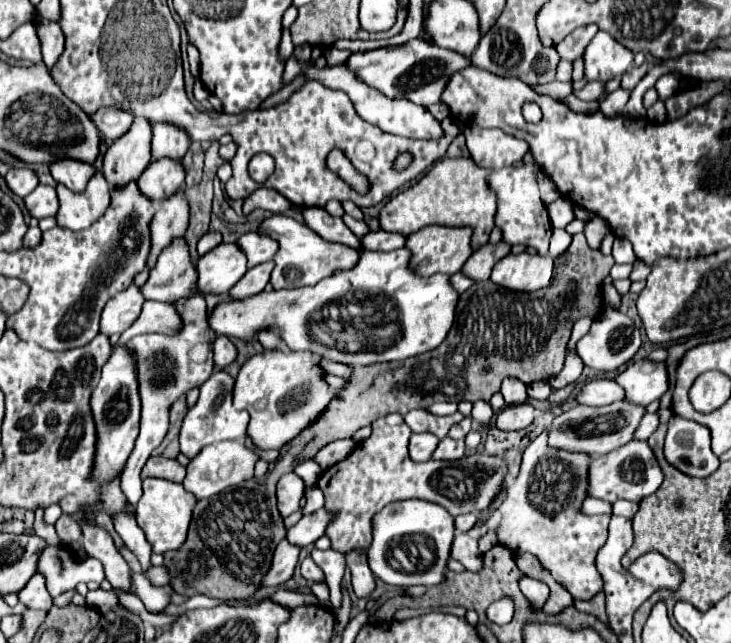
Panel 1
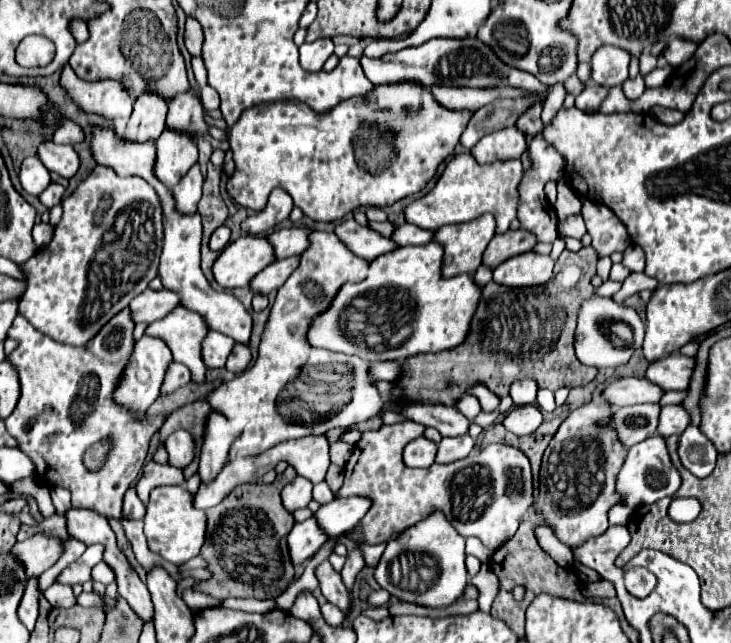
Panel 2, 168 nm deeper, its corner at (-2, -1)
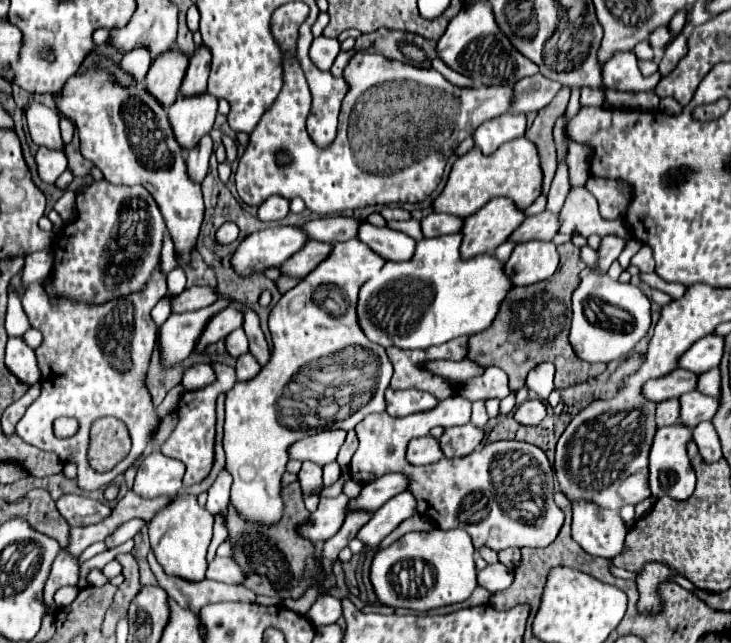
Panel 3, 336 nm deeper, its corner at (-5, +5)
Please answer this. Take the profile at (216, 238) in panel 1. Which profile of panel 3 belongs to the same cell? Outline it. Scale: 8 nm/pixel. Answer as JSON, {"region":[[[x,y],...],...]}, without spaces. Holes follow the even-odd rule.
{"region":[[[224,223],[224,225],[218,229],[216,237],[218,237],[220,243],[232,243],[232,241],[238,237],[238,227],[232,225],[232,223],[230,223],[230,225]]]}

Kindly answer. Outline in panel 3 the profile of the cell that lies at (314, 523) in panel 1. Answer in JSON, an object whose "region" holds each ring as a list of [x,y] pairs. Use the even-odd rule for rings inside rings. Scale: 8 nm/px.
{"region":[[[386,473],[384,477],[378,477],[362,487],[362,495],[350,501],[350,511],[352,509],[376,511],[394,495],[406,491],[408,485],[410,485],[410,479],[404,473]]]}

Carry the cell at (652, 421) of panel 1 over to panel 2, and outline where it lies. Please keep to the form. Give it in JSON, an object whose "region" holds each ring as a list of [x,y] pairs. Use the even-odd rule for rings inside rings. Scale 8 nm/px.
{"region":[[[667,405],[661,409],[657,435],[669,437],[669,435],[681,435],[685,427],[689,425],[689,415],[681,405]]]}

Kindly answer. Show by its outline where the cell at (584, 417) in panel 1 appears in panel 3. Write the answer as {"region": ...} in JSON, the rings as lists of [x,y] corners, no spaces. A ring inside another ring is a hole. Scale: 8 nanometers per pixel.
{"region":[[[666,399],[666,401],[658,403],[658,407],[656,407],[656,425],[658,427],[674,425],[678,421],[678,413],[680,413],[678,399]]]}

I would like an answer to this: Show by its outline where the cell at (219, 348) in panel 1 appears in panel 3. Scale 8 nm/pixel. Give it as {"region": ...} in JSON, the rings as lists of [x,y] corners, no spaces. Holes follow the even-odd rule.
{"region":[[[246,353],[246,355],[238,357],[238,363],[236,363],[236,379],[238,381],[248,381],[248,379],[256,377],[260,373],[260,369],[262,367],[258,365],[258,361],[250,353]]]}

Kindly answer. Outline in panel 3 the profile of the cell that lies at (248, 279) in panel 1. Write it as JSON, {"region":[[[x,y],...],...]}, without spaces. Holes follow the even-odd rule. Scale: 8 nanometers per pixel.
{"region":[[[308,241],[302,251],[292,255],[284,265],[280,265],[280,271],[292,277],[306,277],[306,273],[314,271],[328,255],[334,245],[322,245],[322,241]]]}

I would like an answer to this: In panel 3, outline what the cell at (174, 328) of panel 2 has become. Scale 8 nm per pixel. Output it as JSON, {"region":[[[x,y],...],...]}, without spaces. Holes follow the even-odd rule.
{"region":[[[230,305],[228,309],[220,311],[220,313],[214,315],[214,317],[210,319],[210,323],[206,325],[206,329],[204,329],[204,333],[202,333],[196,349],[198,349],[198,351],[204,351],[206,345],[216,343],[218,339],[224,339],[224,337],[226,337],[228,333],[232,333],[234,329],[240,329],[240,327],[242,327],[242,321],[244,321],[244,317],[242,317],[242,311],[240,311],[238,307],[232,307],[232,305]]]}

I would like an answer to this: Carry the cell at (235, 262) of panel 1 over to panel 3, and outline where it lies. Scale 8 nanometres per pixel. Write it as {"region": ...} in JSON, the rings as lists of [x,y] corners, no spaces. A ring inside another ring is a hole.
{"region":[[[272,227],[248,235],[232,257],[232,267],[240,275],[250,275],[258,269],[278,267],[306,245],[308,237],[302,227]]]}

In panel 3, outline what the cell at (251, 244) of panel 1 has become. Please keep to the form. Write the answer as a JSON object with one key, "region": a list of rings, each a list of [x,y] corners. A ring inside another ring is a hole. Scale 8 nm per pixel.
{"region":[[[332,215],[314,219],[304,225],[310,239],[326,241],[326,243],[338,243],[338,241],[350,241],[358,237],[358,225],[362,225],[356,217],[344,217],[344,215]]]}

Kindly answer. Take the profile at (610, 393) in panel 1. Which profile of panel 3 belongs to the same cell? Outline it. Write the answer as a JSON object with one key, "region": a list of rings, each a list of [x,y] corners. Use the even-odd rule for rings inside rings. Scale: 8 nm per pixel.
{"region":[[[678,369],[672,371],[670,375],[662,377],[662,379],[652,379],[644,385],[644,395],[650,401],[666,401],[666,399],[674,399],[680,397],[682,393],[694,391],[698,383],[698,375],[690,373],[688,369]]]}

